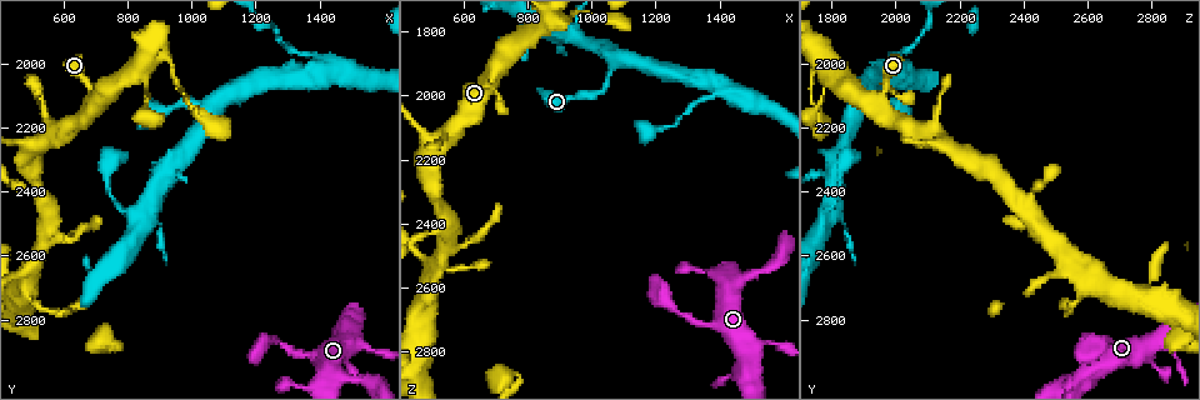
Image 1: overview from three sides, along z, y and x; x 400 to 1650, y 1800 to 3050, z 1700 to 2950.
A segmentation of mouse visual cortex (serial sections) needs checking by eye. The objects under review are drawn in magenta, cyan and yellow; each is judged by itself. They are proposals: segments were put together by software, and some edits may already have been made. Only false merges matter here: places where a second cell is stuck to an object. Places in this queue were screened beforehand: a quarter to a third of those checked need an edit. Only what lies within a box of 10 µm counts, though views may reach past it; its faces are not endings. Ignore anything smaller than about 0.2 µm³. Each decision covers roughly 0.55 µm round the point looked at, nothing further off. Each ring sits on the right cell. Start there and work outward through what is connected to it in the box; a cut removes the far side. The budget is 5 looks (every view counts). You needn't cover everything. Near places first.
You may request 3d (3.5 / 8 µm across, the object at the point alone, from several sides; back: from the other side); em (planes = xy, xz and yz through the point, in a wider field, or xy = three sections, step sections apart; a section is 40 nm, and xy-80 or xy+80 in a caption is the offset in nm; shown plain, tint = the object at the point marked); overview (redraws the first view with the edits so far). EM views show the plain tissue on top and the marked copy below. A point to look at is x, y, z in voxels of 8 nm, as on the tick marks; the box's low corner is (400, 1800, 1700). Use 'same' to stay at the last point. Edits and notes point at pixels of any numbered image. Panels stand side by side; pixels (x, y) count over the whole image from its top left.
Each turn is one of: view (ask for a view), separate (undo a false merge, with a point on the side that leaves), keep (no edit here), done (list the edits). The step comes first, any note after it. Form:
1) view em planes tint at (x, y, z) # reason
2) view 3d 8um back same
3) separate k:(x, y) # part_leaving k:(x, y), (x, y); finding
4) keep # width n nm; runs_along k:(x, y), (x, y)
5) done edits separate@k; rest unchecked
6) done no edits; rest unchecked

view 3d 8um at (1540, 2880, 2780) # thick turns thin

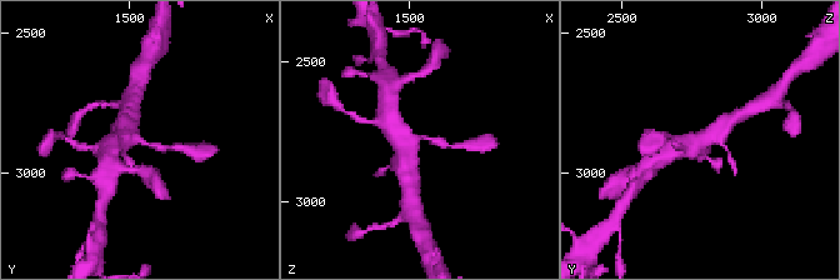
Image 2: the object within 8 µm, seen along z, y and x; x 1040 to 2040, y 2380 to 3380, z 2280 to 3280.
view 3d 3.5um same # closer look

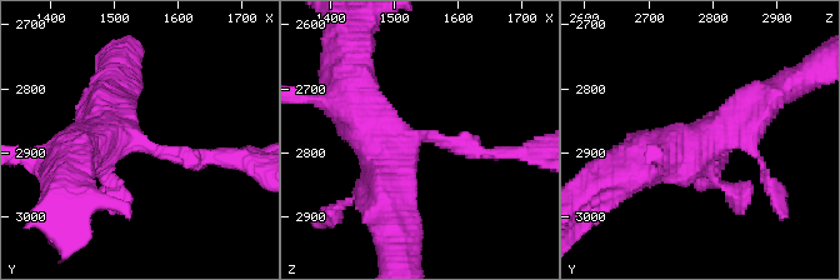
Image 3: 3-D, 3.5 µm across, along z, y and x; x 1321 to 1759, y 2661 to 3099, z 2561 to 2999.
view em planes tint at (1535, 2875, 2780)

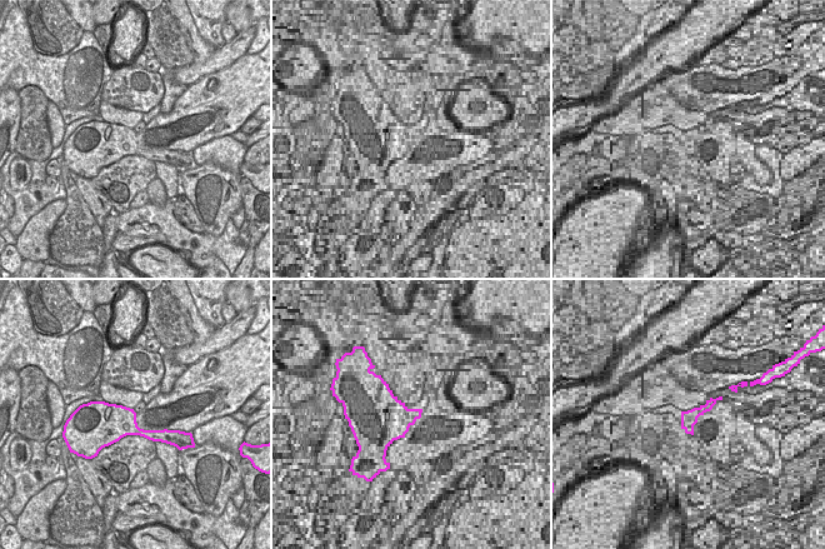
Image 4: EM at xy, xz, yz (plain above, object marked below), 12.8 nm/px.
keep # arm_widths 200, 600 nm; runs_along 3:(356, 109), (375, 141), (433, 135), (486, 158); one cell here

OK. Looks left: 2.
view 3d 8um at (1390, 2020, 1980) # three-way junction

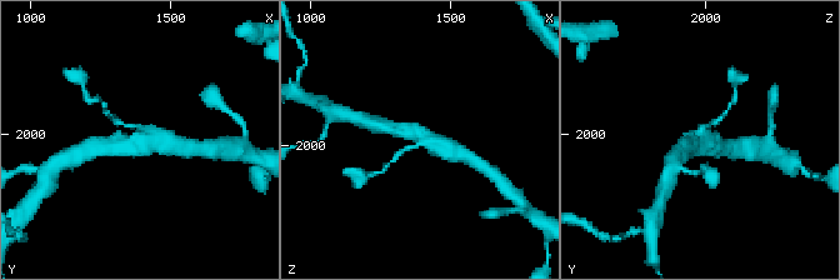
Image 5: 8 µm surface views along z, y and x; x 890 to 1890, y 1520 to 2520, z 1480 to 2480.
view em xy step 2 tint same

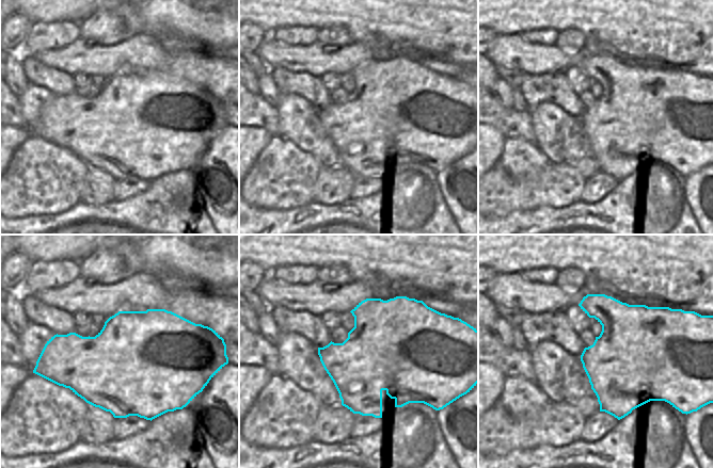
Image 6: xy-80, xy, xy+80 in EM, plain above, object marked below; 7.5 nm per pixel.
keep # arms 3; arm_widths 150, 400, 600 nm; runs_along 5:(385, 126), (450, 150); all the same cell

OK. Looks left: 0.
done no edits; rest unchecked

